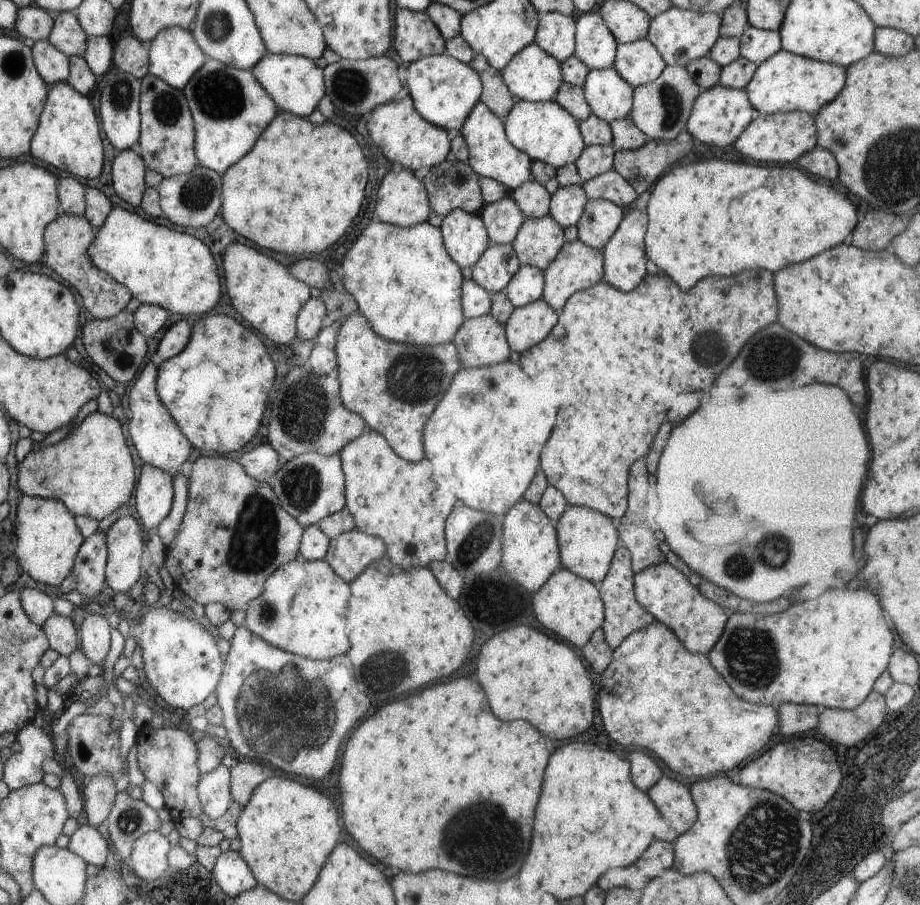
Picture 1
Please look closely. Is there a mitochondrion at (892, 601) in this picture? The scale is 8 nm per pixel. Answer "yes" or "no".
no

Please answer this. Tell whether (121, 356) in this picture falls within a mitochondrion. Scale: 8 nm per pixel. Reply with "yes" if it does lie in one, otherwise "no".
yes

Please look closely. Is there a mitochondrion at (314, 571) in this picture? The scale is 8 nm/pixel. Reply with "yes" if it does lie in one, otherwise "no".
no

